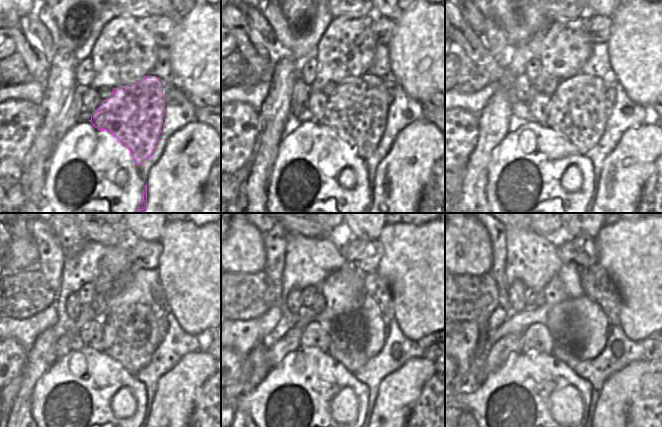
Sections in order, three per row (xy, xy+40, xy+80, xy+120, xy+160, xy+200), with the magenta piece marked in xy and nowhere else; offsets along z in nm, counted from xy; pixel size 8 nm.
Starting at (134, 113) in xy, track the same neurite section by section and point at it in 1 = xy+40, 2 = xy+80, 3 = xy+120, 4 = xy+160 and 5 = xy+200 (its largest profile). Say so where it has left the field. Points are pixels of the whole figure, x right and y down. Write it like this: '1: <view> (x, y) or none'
1: xy+40 (357, 110)
2: xy+80 (579, 110)
3: xy+120 (127, 326)
4: xy+160 (347, 345)
5: xy+200 (564, 352)

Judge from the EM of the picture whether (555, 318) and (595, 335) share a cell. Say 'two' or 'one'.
one

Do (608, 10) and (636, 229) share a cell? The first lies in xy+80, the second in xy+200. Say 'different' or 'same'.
different

